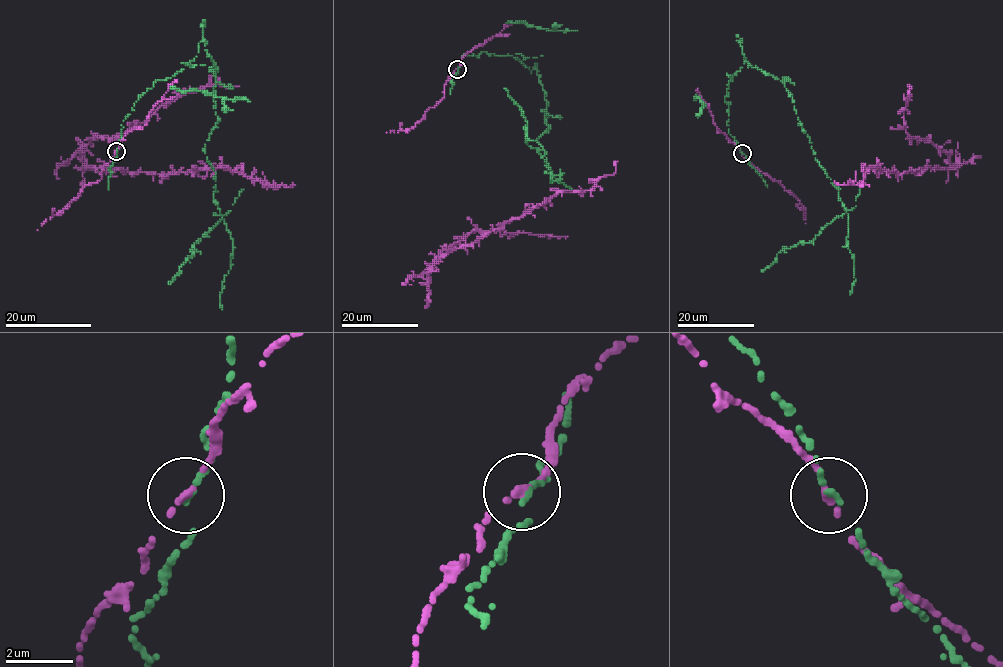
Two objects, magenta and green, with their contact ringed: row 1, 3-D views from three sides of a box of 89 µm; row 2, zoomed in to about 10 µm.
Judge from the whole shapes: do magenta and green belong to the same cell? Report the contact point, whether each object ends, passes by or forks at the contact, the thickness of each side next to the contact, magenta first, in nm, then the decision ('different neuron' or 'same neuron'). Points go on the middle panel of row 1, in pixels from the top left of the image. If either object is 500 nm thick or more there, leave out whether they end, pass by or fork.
at (457, 69); magenta ends there; green ends there; 240 nm thick on the magenta side, 200 nm on the other; different neuron

